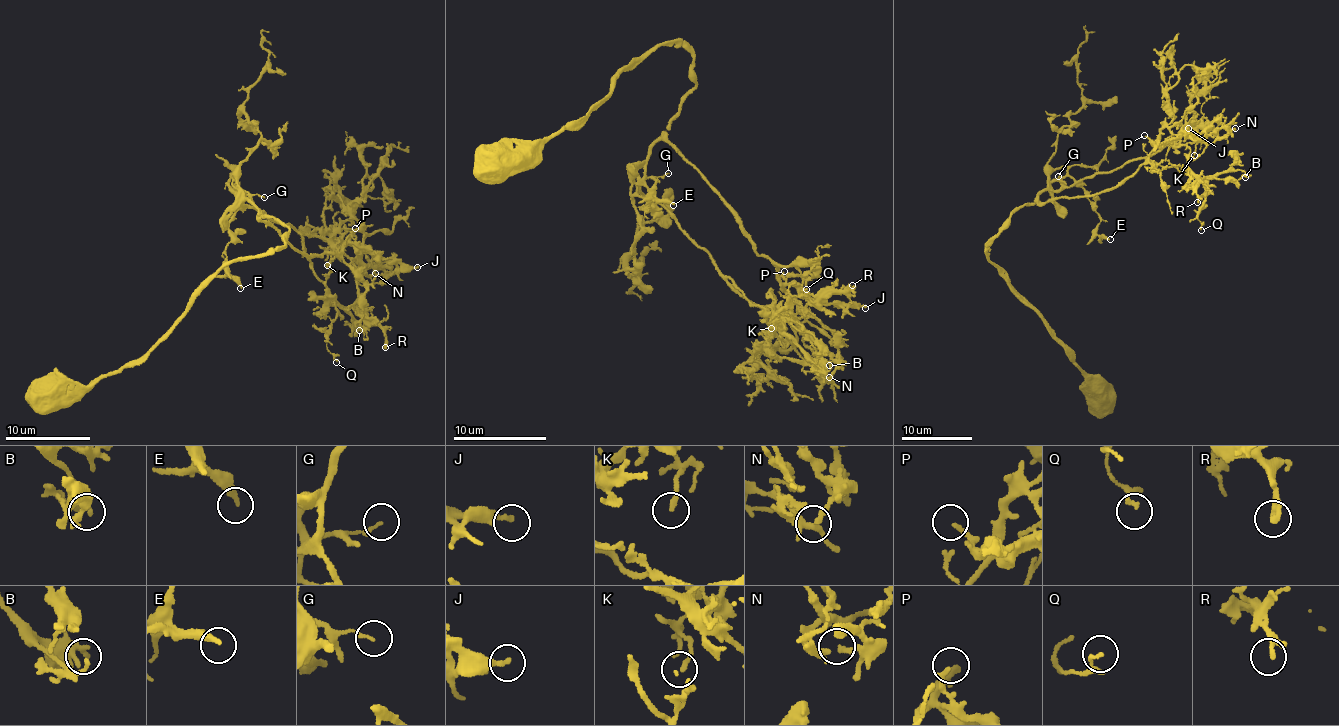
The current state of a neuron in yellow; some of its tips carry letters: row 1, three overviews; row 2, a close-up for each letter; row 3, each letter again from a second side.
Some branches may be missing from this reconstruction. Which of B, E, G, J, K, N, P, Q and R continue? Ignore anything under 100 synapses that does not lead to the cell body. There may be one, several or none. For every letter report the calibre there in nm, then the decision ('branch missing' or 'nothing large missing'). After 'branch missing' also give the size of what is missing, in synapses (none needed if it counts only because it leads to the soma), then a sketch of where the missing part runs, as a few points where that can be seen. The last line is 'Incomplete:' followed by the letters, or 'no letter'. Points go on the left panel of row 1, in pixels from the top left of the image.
B: 150 nm thick; nothing large missing
E: 260 nm thick; nothing large missing
G: 140 nm thick; nothing large missing
J: 260 nm thick; nothing large missing
K: 180 nm thick; nothing large missing
N: 140 nm thick; nothing large missing
P: 190 nm thick; nothing large missing
Q: 140 nm thick; nothing large missing
R: 200 nm thick; nothing large missing
Incomplete: no letter

